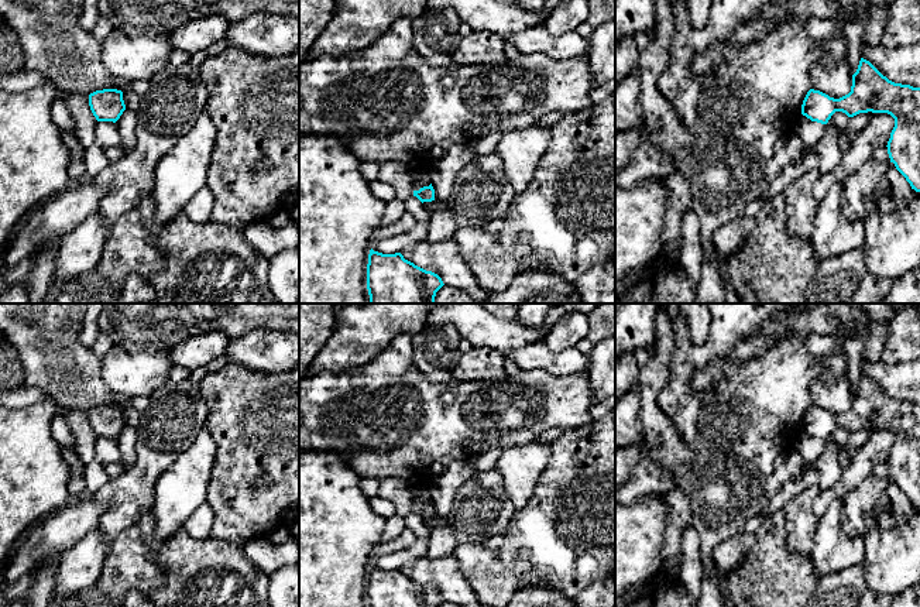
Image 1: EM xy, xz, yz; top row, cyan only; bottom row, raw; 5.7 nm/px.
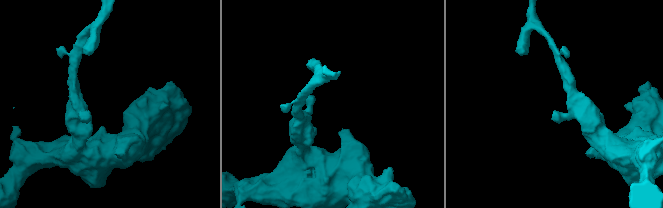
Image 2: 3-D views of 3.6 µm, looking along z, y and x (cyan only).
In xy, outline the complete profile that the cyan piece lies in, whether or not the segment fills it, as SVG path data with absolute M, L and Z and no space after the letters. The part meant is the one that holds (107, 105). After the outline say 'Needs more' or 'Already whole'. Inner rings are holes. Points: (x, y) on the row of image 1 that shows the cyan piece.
M103 89L90 93L89 106L97 121L116 123L126 110L123 92L117 89Z. Already whole

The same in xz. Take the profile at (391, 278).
M370 250L367 289L370 304L435 304L442 278L404 258L401 253Z. Already whole

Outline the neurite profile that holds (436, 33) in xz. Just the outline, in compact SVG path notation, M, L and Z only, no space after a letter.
M426 8L412 18L413 47L430 66L452 62L463 35L460 18L452 8Z

